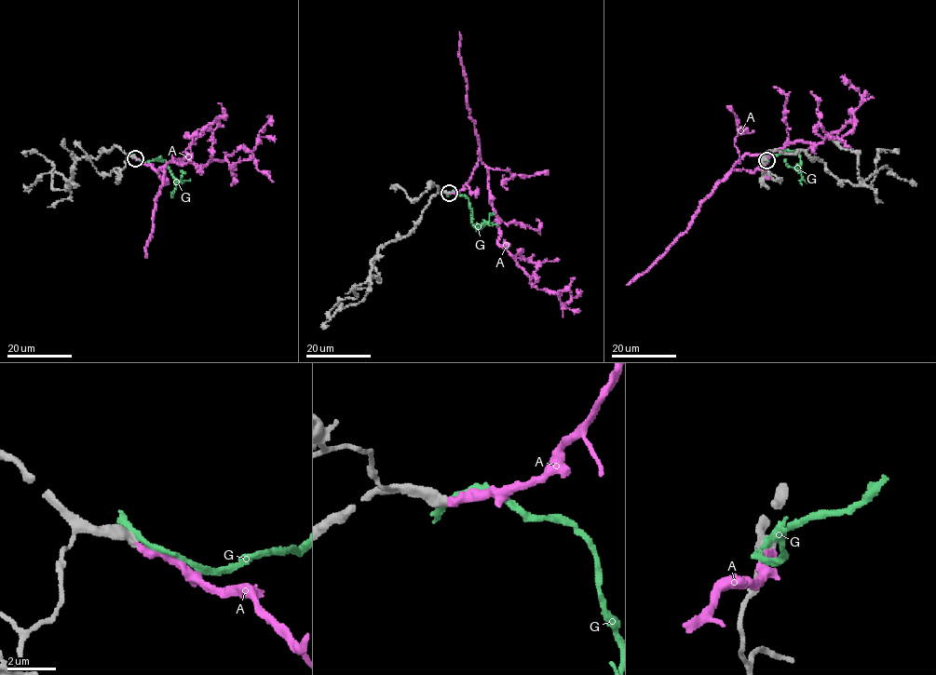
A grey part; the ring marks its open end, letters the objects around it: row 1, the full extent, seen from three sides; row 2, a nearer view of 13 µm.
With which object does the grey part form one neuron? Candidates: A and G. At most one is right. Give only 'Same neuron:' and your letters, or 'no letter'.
Same neuron: A

